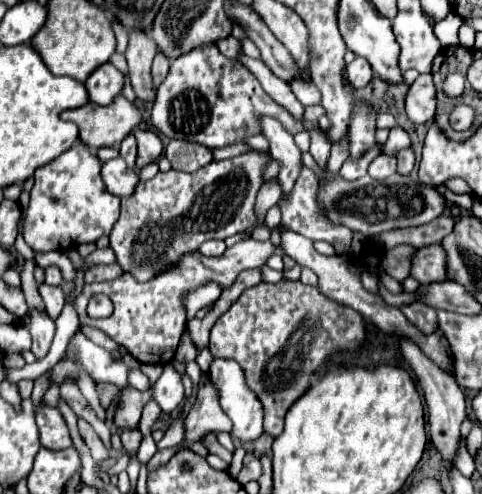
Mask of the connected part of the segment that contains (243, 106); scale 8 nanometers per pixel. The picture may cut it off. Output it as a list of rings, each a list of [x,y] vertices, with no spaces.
[[[202,46],[172,62],[166,80],[156,92],[152,124],[166,138],[188,140],[208,148],[224,148],[236,142],[246,142],[248,136],[262,134],[260,122],[264,116],[276,118],[290,134],[298,134],[304,130],[304,122],[318,120],[322,114],[324,110],[320,106],[306,106],[302,120],[294,118],[262,90],[260,82],[246,66],[222,56],[216,46]]]

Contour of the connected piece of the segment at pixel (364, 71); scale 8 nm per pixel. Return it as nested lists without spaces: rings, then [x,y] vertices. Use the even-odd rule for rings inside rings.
[[[356,56],[354,62],[348,64],[346,74],[348,74],[350,82],[352,82],[356,88],[364,88],[364,86],[370,82],[370,78],[374,76],[372,66],[368,66],[368,62],[364,62],[364,58],[360,58],[360,56]]]

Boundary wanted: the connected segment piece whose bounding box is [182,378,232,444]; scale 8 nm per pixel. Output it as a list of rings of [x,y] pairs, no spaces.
[[[204,378],[198,386],[198,398],[192,404],[186,420],[184,420],[184,444],[200,442],[200,438],[208,432],[228,432],[232,422],[228,422],[226,414],[216,404],[216,390],[212,390],[212,382]]]

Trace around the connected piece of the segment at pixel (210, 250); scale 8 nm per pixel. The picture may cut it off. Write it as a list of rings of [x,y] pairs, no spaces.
[[[212,240],[212,242],[204,242],[204,246],[200,246],[200,254],[202,256],[208,256],[208,258],[214,258],[214,256],[222,256],[226,250],[226,244],[224,240]]]

